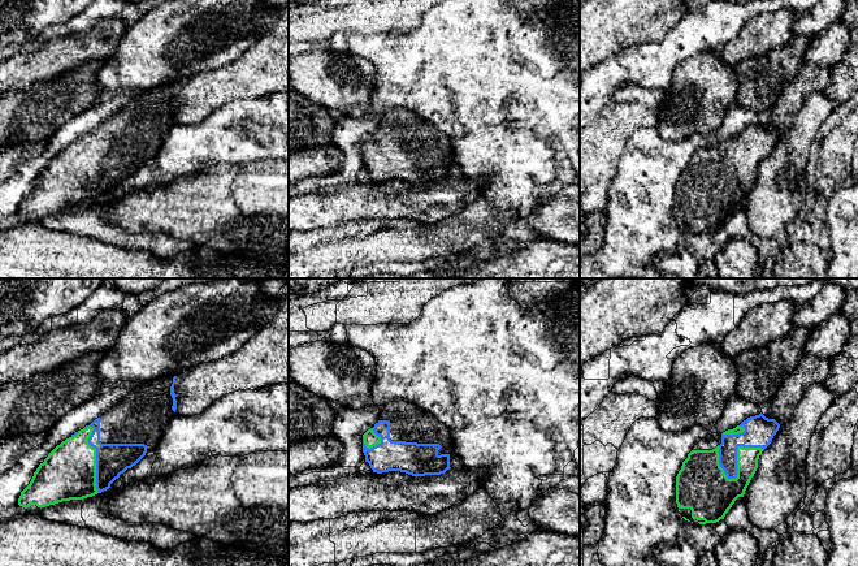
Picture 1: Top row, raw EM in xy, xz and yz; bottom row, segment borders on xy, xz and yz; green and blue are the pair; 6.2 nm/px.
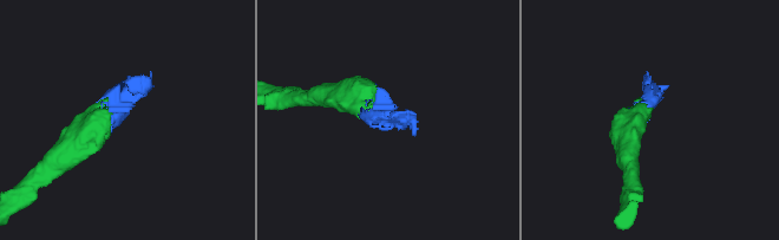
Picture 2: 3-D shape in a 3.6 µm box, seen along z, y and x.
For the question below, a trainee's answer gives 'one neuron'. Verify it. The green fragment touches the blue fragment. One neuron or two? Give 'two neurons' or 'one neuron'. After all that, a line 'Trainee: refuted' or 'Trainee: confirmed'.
one neuron
Trainee: confirmed

